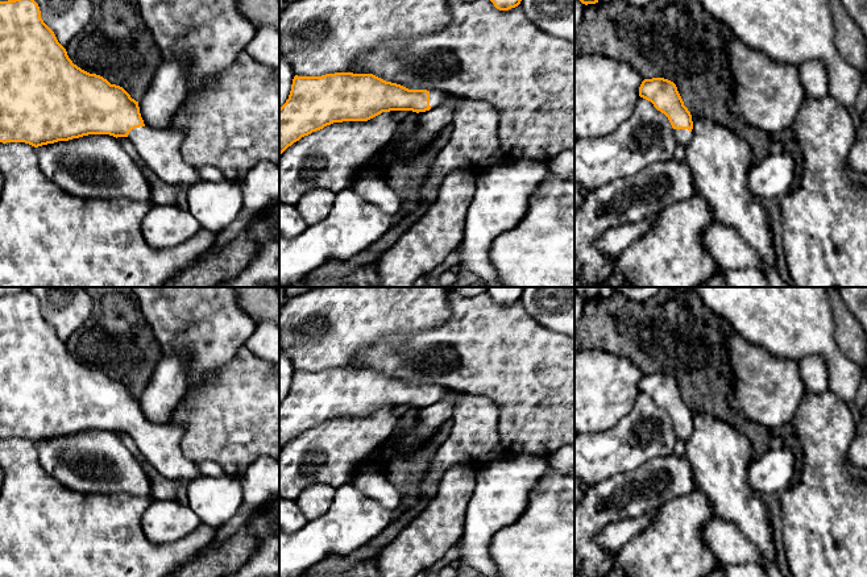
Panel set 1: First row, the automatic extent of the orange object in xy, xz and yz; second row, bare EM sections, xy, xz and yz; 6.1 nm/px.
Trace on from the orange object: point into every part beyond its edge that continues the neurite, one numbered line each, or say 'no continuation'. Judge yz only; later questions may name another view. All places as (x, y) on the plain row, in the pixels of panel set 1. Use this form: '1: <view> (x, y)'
1: yz (683, 432)

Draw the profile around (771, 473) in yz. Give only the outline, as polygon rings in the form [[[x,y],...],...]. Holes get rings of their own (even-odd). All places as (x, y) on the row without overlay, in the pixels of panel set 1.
[[[783,447],[780,449],[768,449],[755,458],[748,466],[747,481],[752,490],[759,494],[780,495],[791,487],[793,474],[793,452]]]

